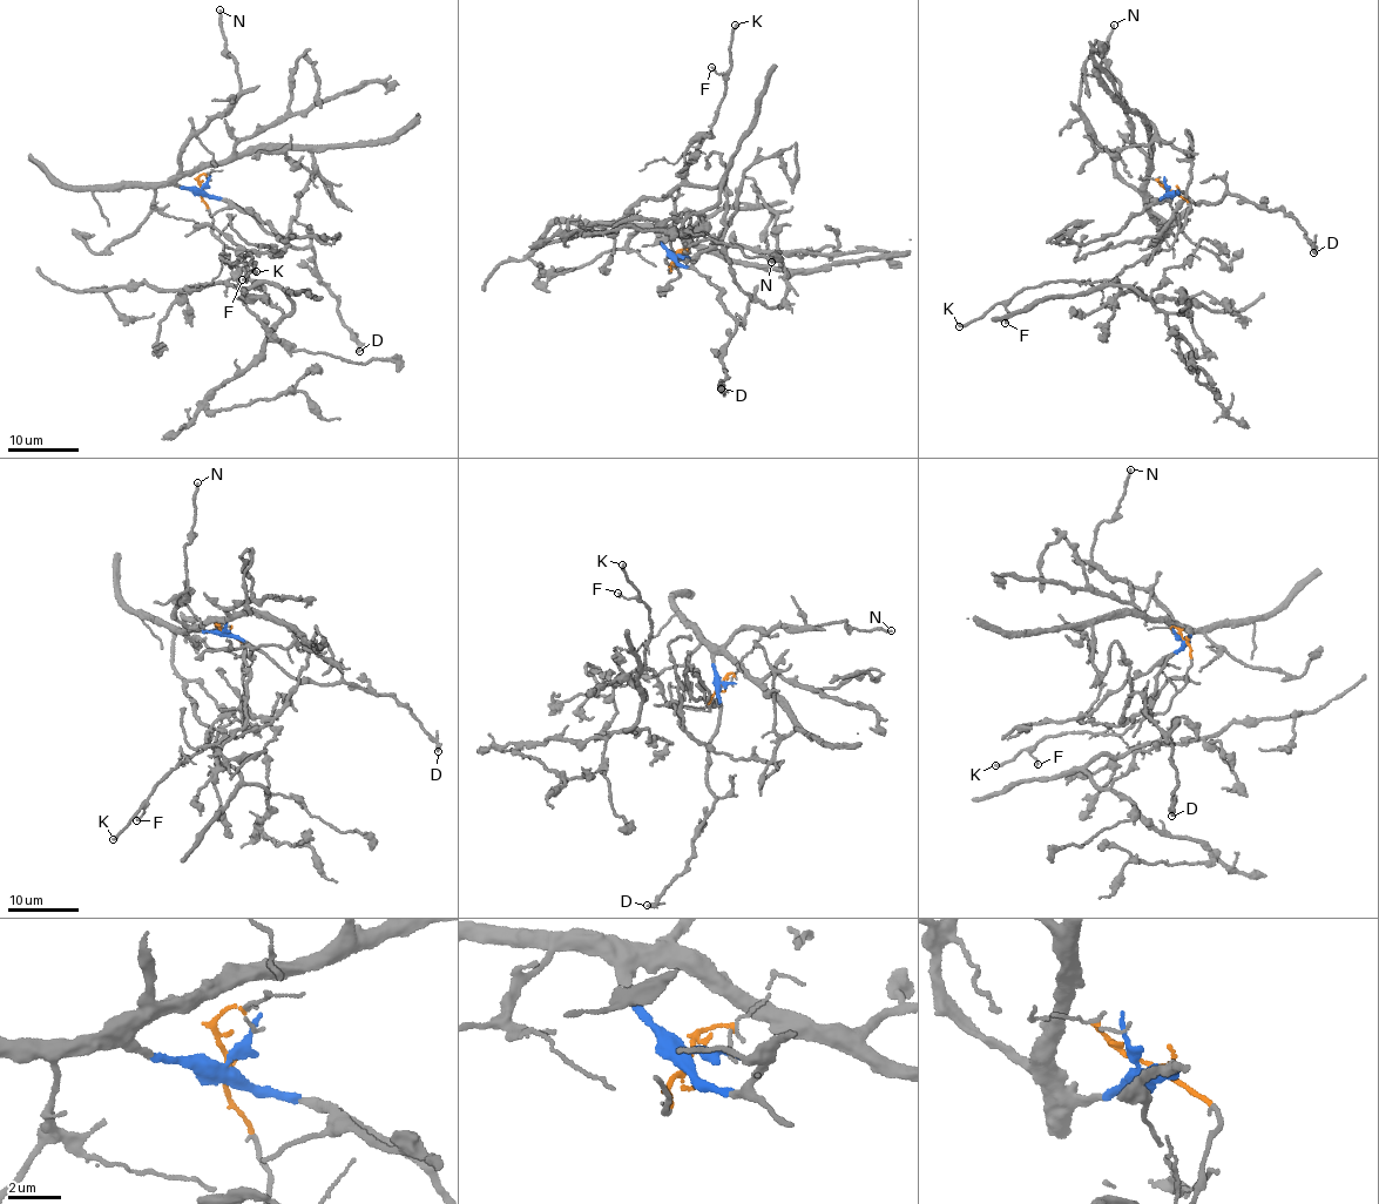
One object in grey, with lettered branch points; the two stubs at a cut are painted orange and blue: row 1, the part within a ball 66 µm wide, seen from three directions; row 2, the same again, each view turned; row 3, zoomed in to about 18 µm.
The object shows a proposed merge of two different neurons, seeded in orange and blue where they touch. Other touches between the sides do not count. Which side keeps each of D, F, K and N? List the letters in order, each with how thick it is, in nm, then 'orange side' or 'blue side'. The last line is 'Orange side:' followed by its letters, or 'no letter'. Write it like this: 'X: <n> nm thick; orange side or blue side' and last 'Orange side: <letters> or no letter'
D: 280 nm thick; blue side
F: 120 nm thick; orange side
K: 200 nm thick; orange side
N: 170 nm thick; blue side
Orange side: F, K

